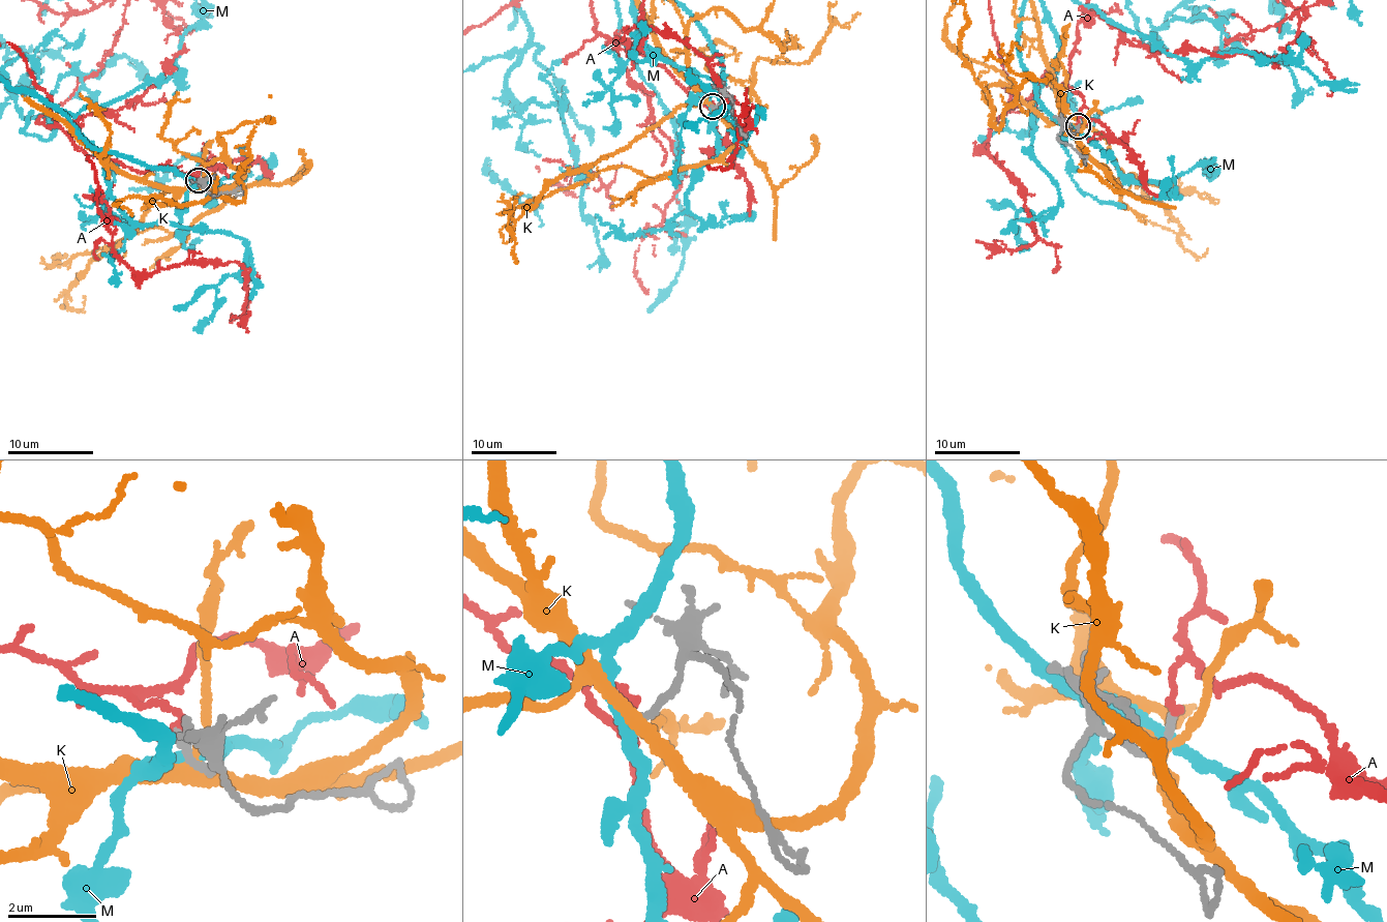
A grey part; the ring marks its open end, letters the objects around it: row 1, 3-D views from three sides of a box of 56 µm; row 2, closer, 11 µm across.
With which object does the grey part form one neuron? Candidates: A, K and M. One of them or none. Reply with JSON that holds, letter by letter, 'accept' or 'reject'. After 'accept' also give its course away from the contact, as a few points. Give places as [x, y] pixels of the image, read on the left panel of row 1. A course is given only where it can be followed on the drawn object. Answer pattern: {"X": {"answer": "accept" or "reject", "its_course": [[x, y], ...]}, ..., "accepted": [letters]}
{"A": {"answer": "reject"}, "K": {"answer": "reject"}, "M": {"answer": "reject"}, "accepted": []}

